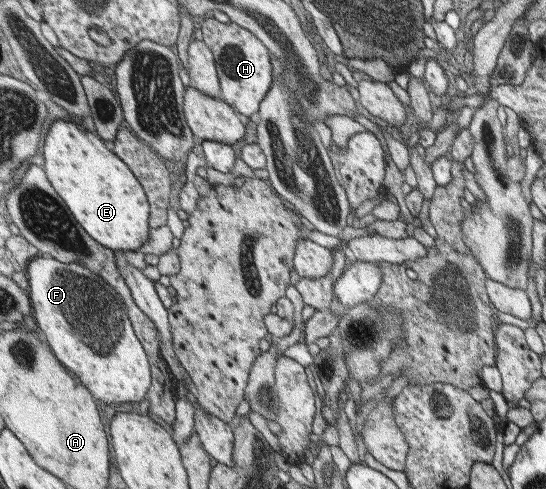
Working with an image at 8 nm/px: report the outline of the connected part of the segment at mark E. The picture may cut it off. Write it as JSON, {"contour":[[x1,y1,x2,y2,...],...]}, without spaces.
{"contour":[[56,121,46,132,44,155,51,184,92,237,115,252,140,250,151,239,147,190,131,167,78,121]]}

